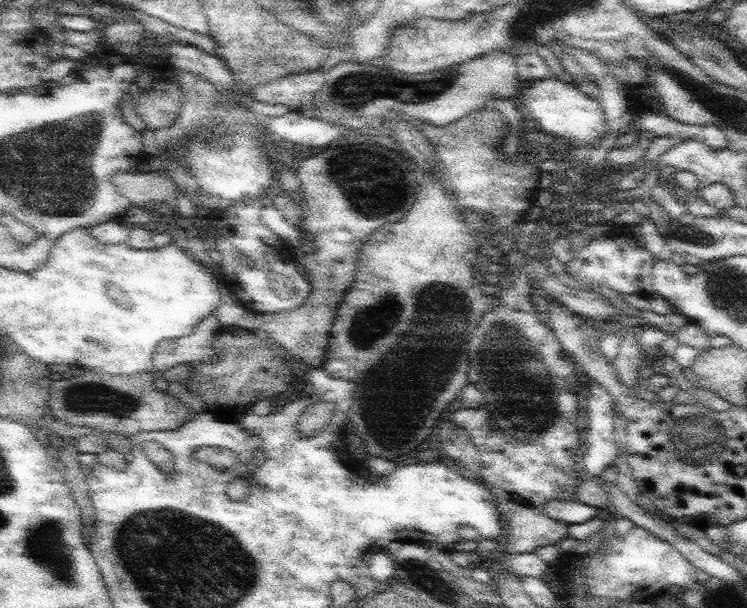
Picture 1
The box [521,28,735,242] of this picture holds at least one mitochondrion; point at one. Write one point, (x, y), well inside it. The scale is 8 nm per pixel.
(711, 56)

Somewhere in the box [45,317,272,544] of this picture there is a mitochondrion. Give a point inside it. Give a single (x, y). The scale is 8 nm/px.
(90, 400)

